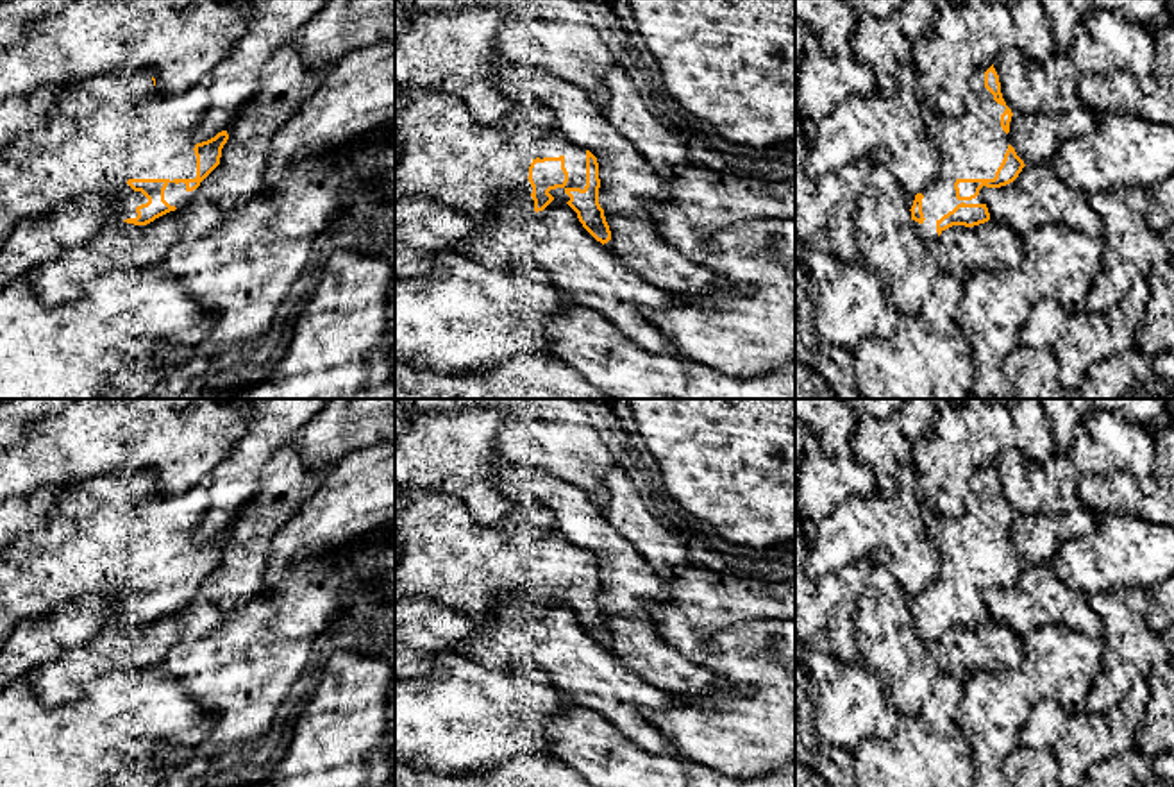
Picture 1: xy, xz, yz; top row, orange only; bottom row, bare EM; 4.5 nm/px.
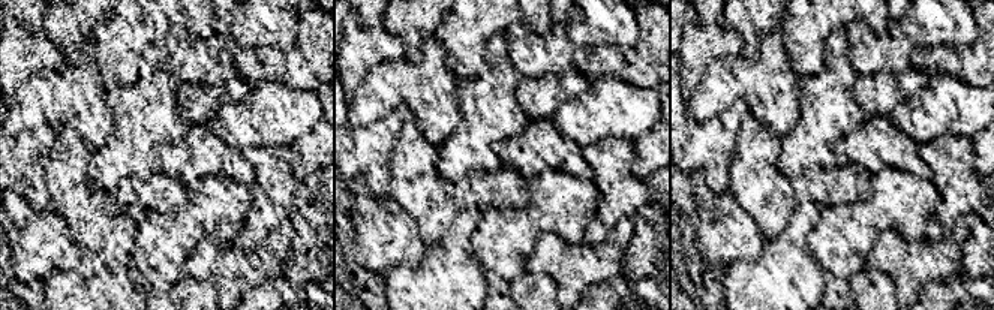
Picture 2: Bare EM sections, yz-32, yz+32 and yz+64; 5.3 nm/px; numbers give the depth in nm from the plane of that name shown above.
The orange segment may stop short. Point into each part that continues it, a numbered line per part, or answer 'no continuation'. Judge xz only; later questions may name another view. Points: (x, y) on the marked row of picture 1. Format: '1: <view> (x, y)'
1: xz (442, 154)

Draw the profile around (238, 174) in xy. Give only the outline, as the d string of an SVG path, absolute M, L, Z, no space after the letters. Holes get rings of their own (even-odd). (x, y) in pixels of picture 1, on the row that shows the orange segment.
M293 39L279 47L259 79L259 89L229 122L220 165L191 200L147 225L111 220L91 241L36 267L25 277L38 299L45 306L70 304L107 272L159 267L177 249L188 250L198 238L214 233L232 209L266 191L263 175L272 138L322 84L325 70L307 66Z

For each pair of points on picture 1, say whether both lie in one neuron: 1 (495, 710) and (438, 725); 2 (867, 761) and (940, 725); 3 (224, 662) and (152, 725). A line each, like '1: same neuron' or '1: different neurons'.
1: same neuron
2: same neuron
3: different neurons

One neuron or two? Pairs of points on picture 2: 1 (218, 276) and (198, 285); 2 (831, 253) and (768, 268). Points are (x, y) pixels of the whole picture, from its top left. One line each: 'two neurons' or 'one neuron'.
1: two neurons
2: two neurons

